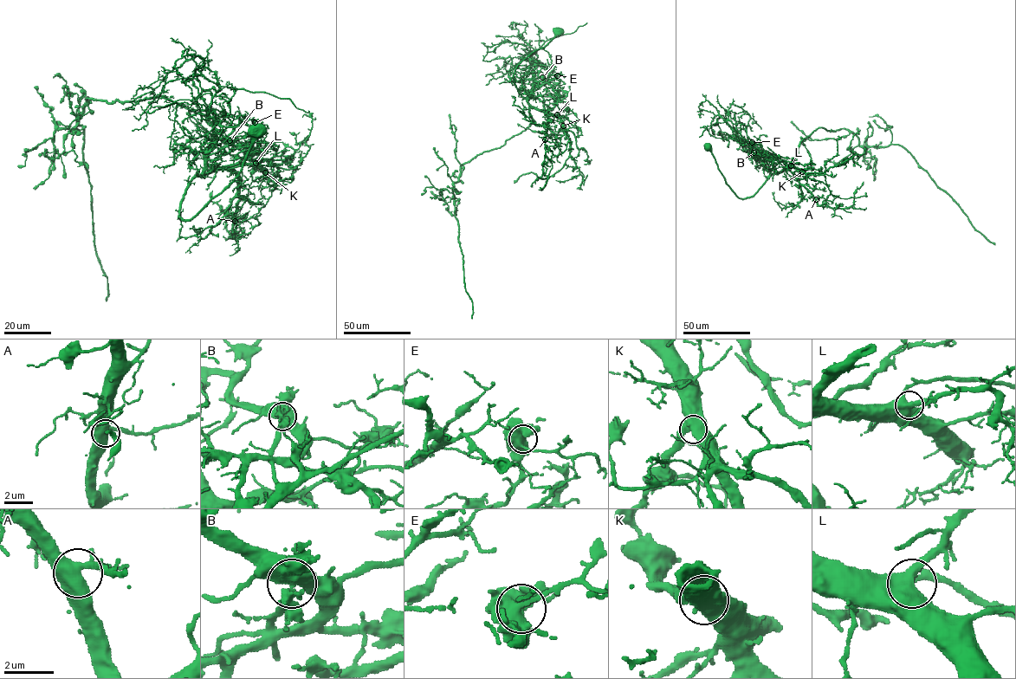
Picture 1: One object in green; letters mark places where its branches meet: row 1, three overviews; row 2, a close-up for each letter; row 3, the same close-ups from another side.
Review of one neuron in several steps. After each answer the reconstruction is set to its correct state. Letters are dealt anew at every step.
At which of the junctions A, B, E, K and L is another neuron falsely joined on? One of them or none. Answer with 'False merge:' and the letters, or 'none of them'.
False merge: B

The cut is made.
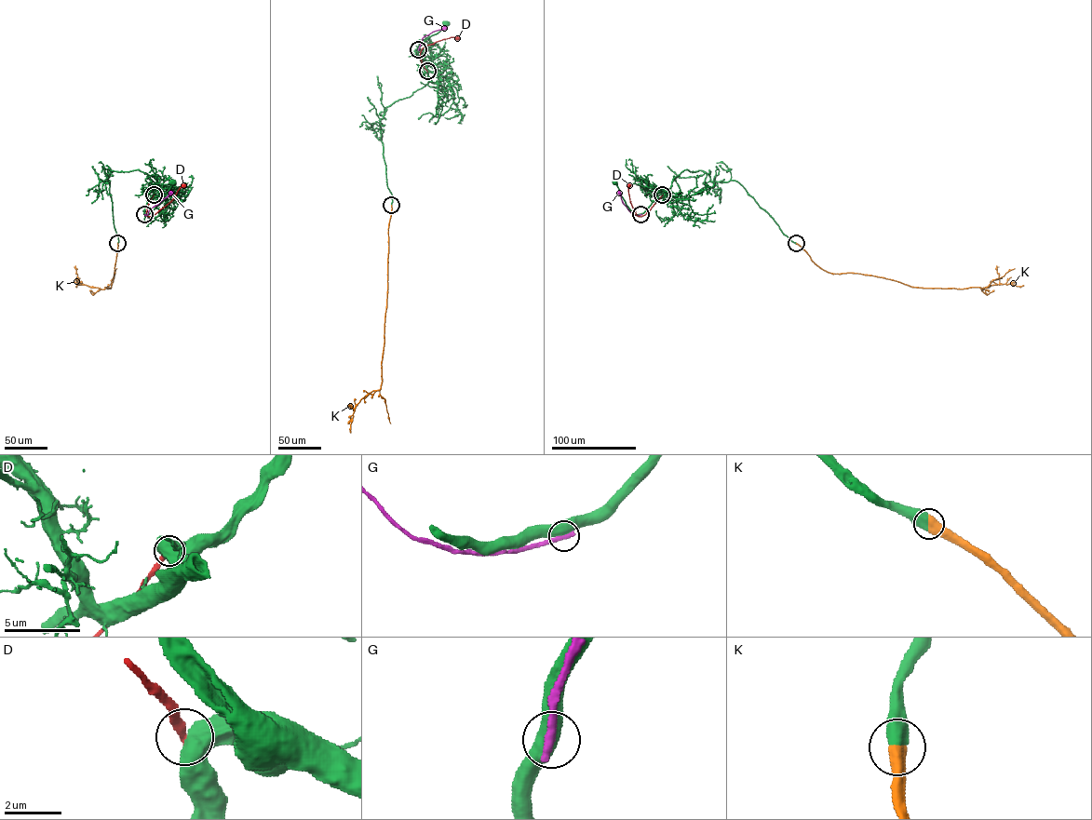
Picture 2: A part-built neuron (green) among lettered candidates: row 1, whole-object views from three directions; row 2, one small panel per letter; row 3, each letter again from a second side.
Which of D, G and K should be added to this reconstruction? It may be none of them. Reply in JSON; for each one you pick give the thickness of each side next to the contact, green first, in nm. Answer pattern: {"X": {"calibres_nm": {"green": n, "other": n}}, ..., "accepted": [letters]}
{"K": {"calibres_nm": {"green": 650, "other": 650}}, "accepted": ["K"]}

